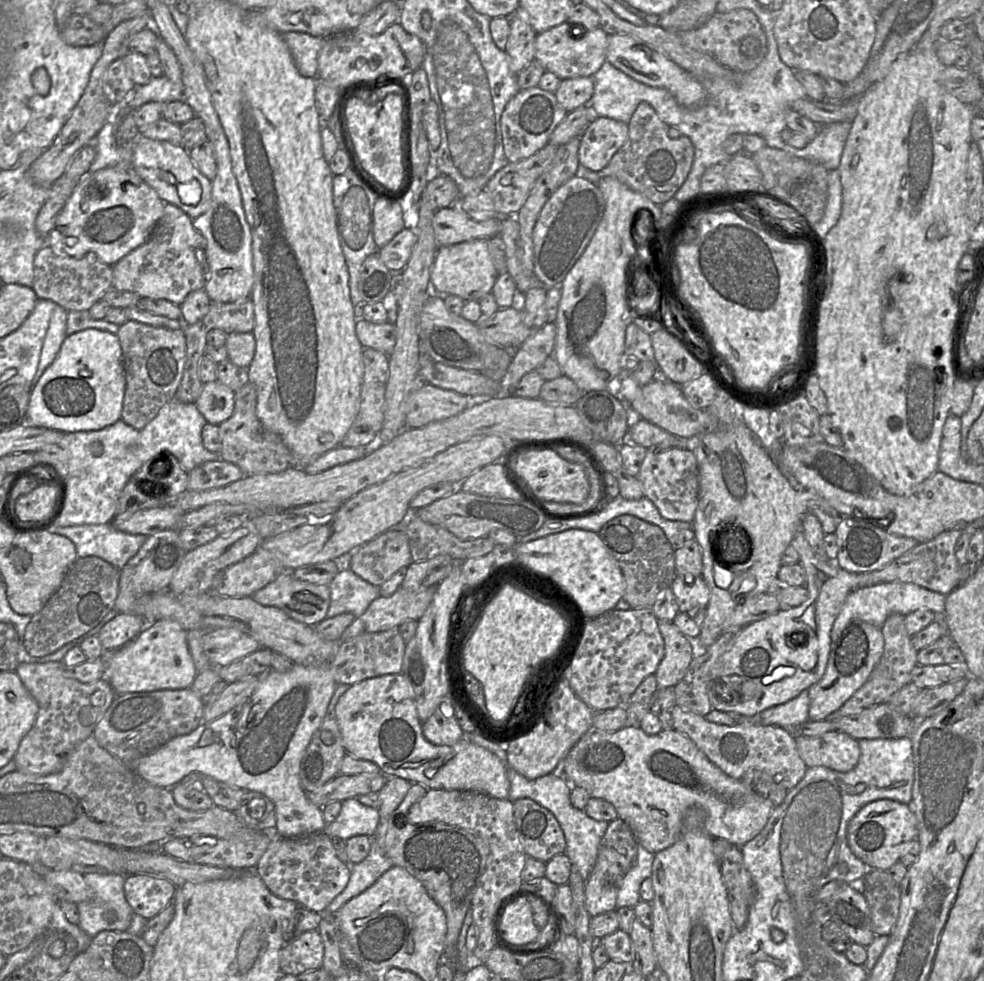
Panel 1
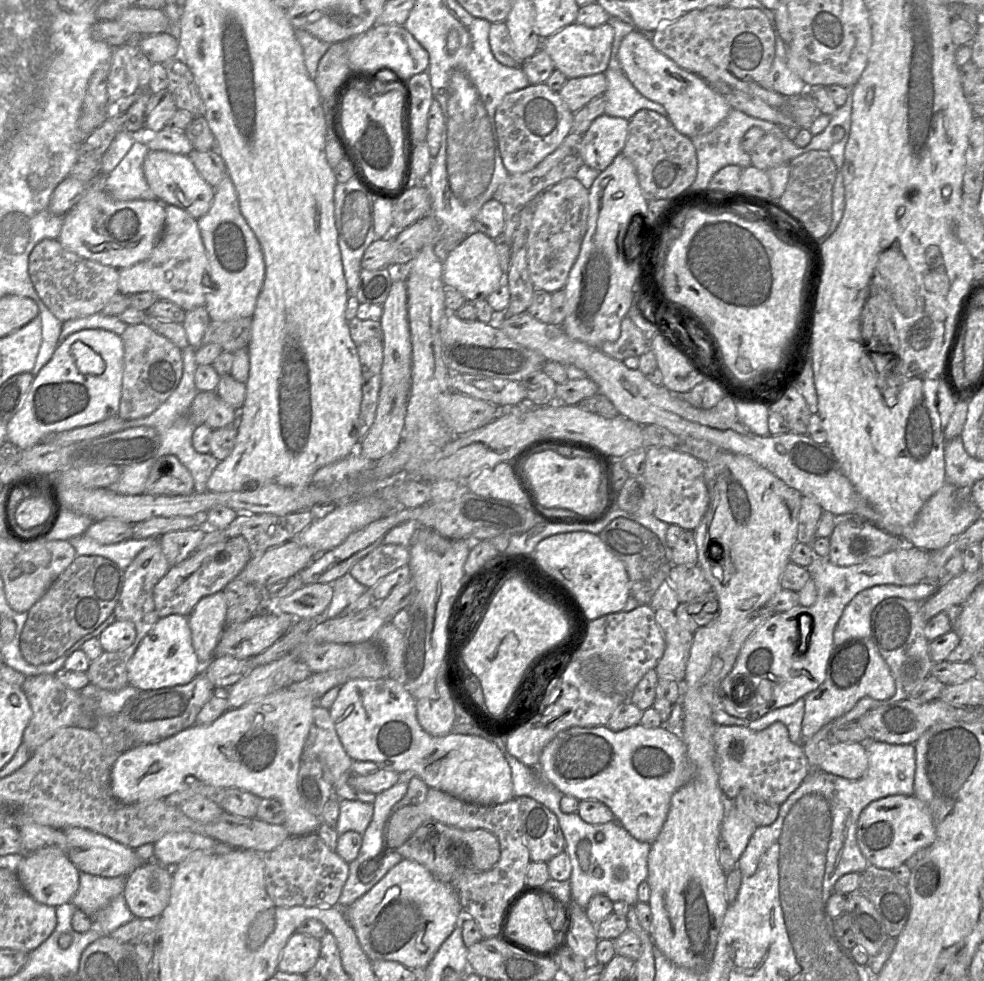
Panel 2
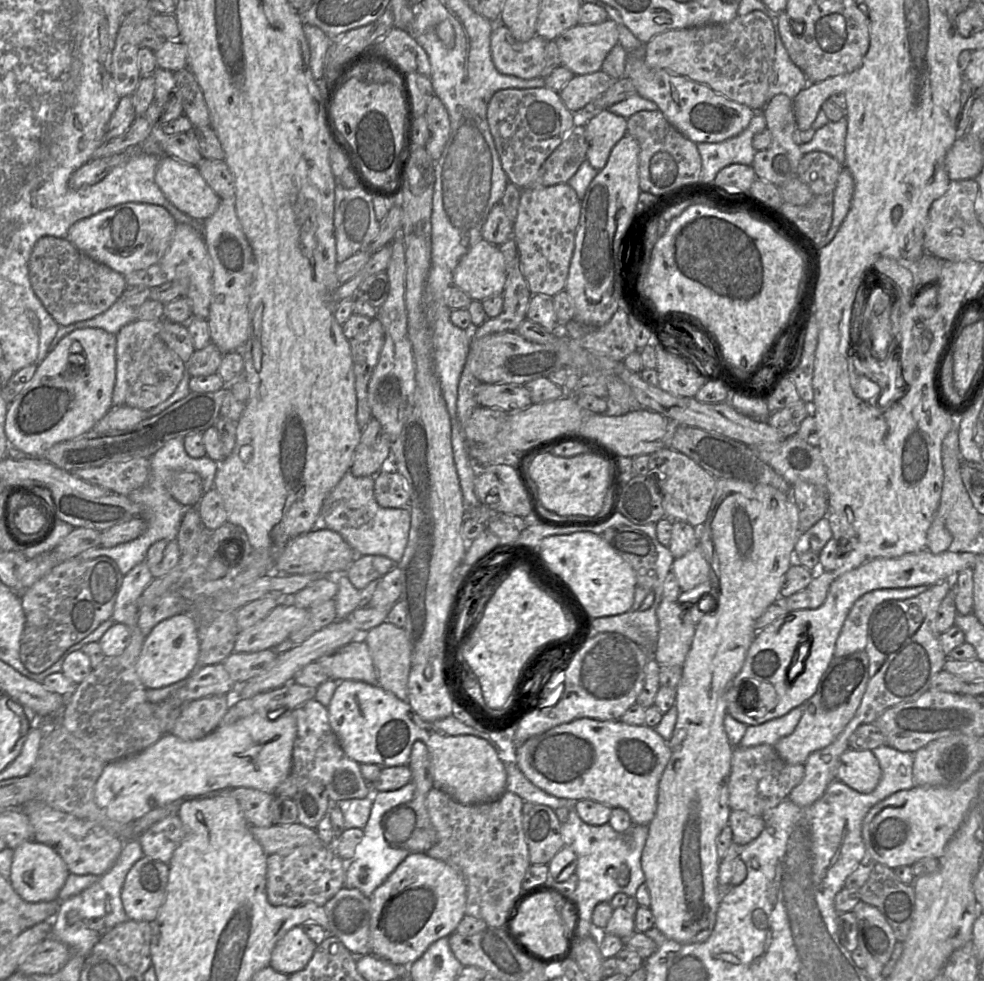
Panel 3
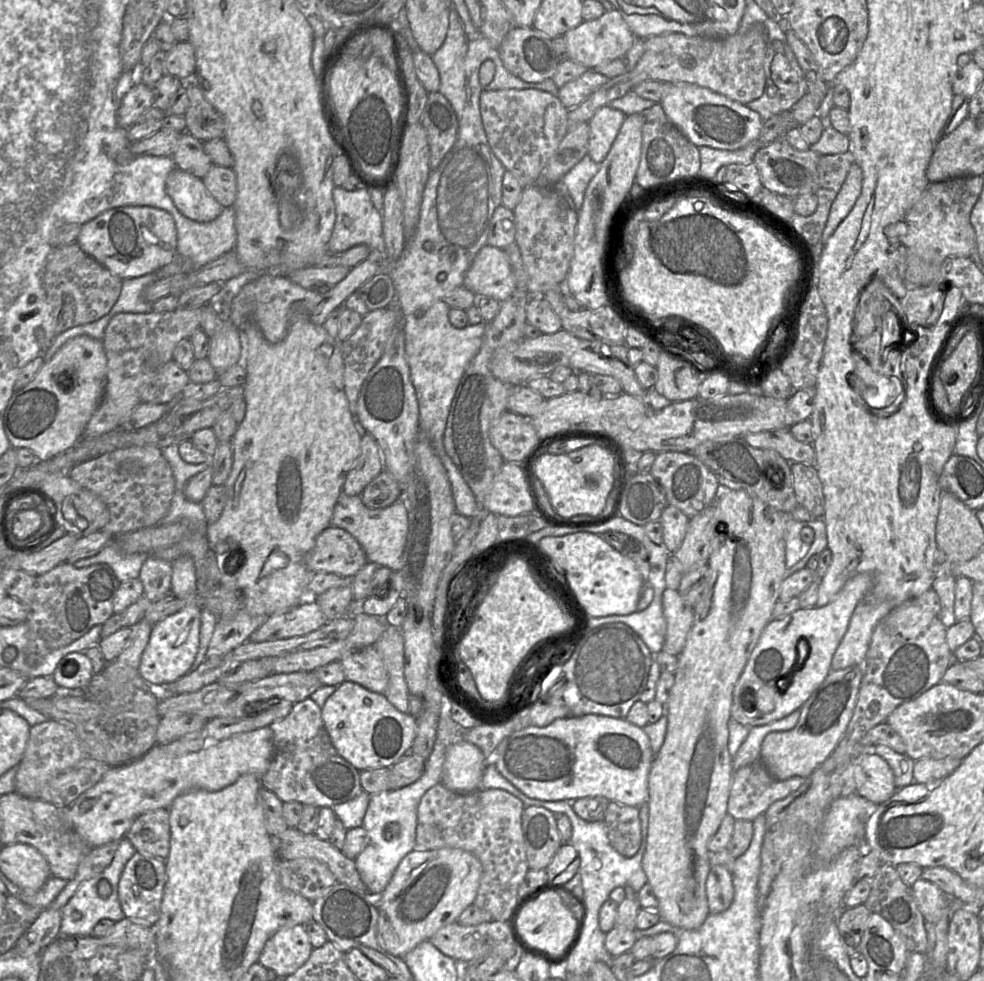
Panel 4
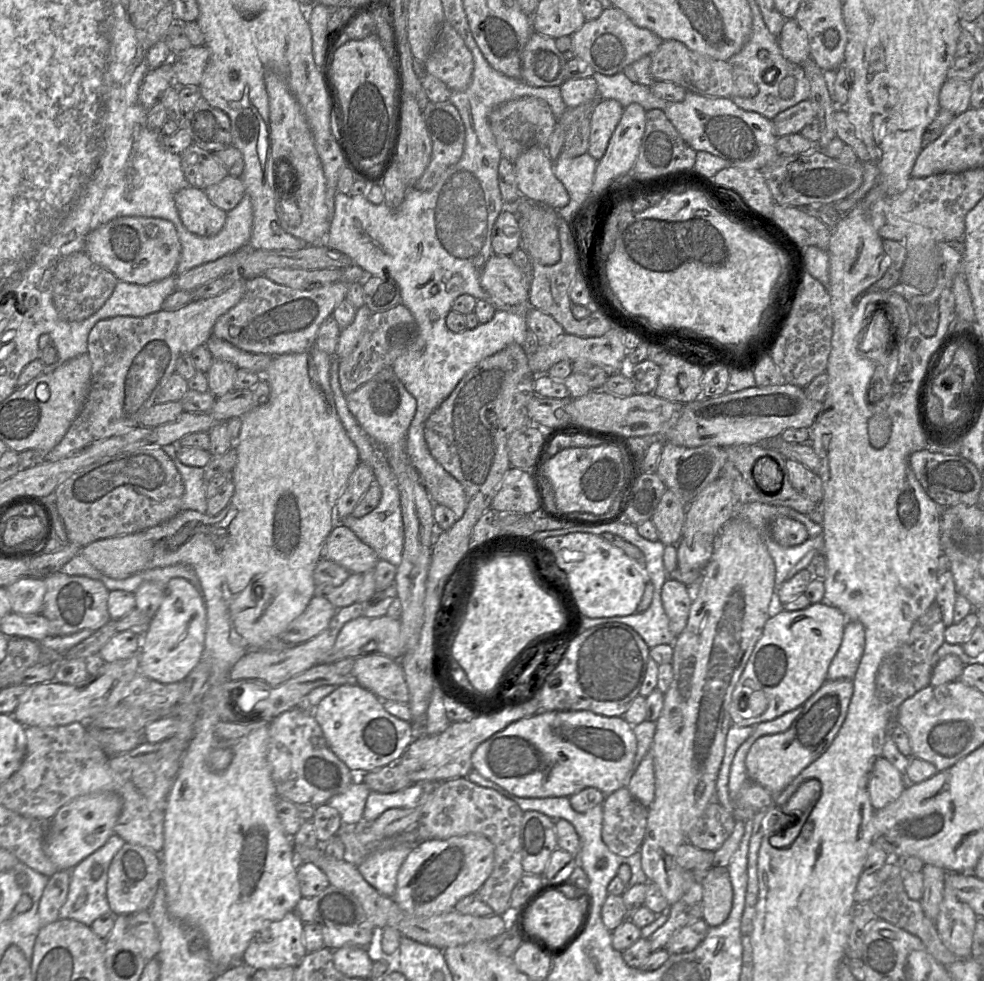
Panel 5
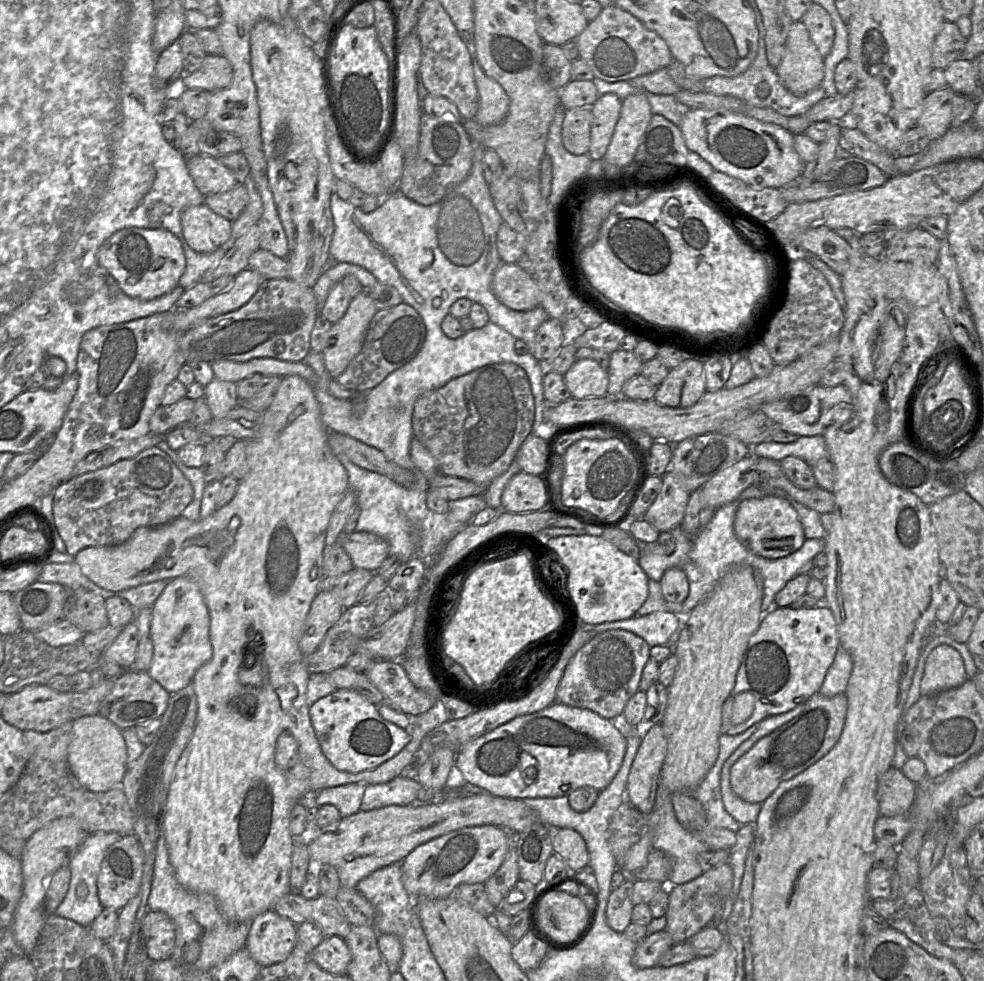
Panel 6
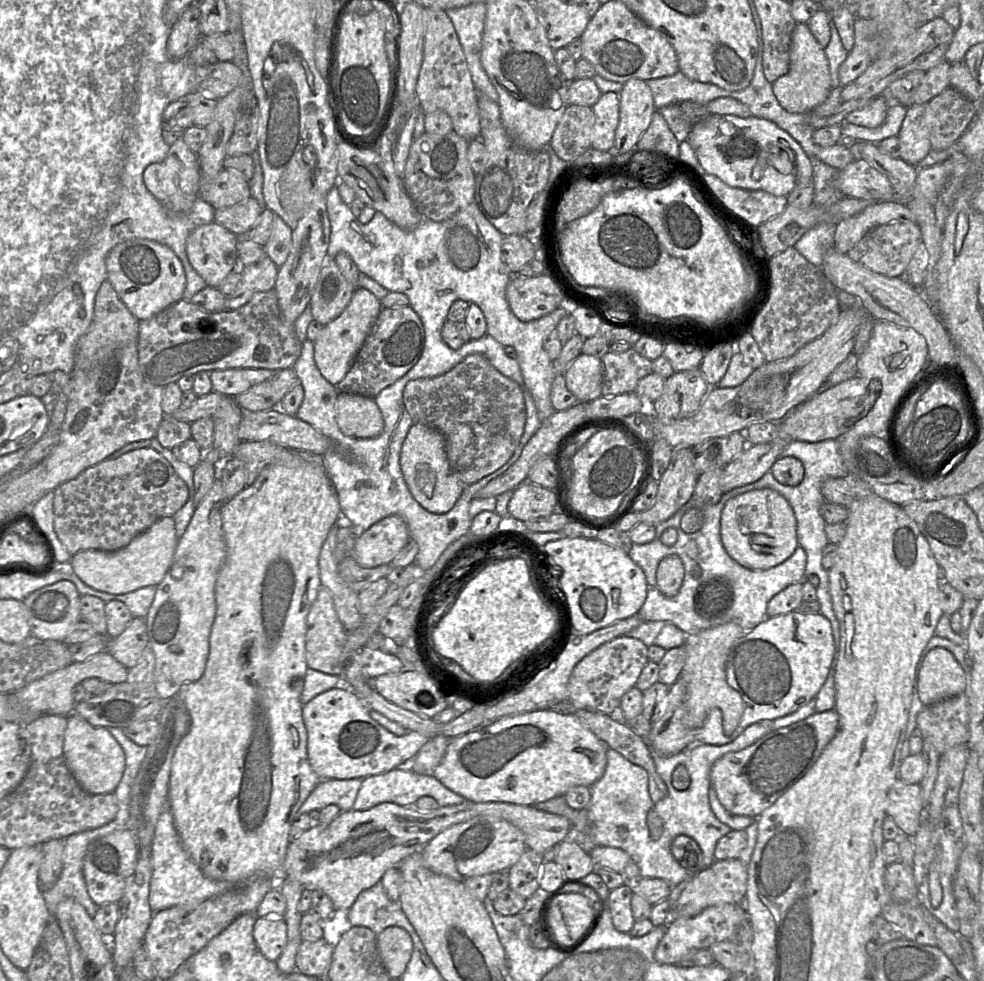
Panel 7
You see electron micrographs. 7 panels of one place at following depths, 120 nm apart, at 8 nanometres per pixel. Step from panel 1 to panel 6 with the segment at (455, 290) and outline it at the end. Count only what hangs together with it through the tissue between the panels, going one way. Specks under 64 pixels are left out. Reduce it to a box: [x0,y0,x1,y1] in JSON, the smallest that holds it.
[491,262,540,311]

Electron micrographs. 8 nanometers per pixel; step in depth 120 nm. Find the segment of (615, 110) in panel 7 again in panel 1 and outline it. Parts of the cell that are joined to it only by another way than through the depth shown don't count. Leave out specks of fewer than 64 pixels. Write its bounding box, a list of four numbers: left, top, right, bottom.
[579,116,628,171]

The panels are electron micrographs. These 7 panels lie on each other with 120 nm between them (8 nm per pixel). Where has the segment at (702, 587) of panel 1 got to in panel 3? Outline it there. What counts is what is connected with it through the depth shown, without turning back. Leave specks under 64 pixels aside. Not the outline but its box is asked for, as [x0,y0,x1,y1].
[671,547,710,592]

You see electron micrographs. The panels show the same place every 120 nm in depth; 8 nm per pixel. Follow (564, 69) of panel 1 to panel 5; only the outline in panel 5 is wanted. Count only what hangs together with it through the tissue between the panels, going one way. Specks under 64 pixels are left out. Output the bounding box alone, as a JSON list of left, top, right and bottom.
[571,6,662,76]

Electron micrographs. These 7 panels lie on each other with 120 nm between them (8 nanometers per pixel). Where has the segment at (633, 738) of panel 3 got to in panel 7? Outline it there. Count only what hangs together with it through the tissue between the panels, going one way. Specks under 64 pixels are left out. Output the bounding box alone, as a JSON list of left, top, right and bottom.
[432,709,607,806]

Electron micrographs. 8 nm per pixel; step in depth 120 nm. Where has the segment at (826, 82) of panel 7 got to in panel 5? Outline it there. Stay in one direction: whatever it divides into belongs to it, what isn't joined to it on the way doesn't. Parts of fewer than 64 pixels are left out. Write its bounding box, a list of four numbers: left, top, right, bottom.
[778,18,810,65]

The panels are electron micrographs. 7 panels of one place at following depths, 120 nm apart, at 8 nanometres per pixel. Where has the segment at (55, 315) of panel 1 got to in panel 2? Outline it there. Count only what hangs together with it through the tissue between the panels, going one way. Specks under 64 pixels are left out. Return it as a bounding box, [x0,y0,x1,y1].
[31,301,63,377]

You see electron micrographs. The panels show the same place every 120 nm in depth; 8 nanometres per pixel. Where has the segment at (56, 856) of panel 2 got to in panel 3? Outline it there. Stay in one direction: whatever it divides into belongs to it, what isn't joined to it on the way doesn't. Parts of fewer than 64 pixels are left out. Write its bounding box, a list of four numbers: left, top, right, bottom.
[10,841,69,903]

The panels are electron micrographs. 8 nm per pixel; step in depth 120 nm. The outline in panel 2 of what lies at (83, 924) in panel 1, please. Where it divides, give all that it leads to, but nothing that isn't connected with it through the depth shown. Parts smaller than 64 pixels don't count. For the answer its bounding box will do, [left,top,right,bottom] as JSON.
[71,872,124,921]

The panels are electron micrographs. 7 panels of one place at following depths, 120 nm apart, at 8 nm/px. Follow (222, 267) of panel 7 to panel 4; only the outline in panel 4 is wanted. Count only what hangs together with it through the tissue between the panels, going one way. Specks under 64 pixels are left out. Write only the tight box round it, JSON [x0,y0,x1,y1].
[166,167,224,222]

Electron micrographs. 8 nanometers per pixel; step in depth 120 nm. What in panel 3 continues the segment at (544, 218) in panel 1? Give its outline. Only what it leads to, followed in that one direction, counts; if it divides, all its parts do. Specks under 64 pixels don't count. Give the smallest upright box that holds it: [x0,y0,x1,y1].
[513,183,581,297]

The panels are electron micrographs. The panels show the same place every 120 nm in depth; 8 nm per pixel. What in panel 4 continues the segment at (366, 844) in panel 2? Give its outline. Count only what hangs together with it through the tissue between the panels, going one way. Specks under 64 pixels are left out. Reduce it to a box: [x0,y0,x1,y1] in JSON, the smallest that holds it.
[355,704,466,896]

